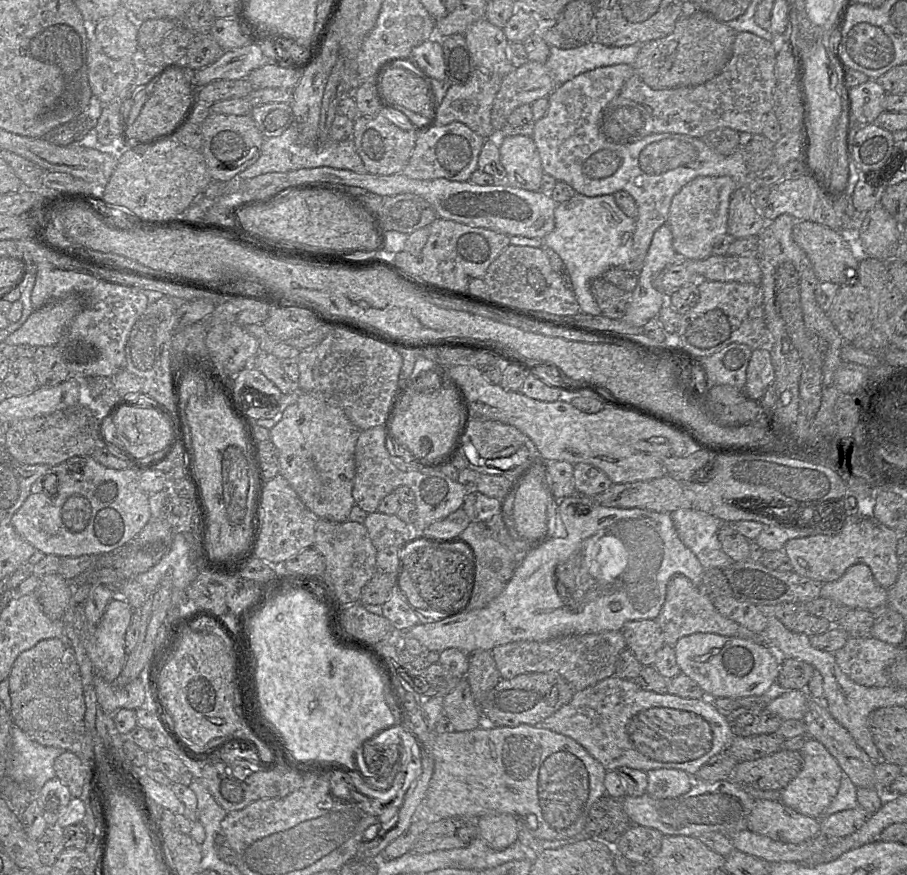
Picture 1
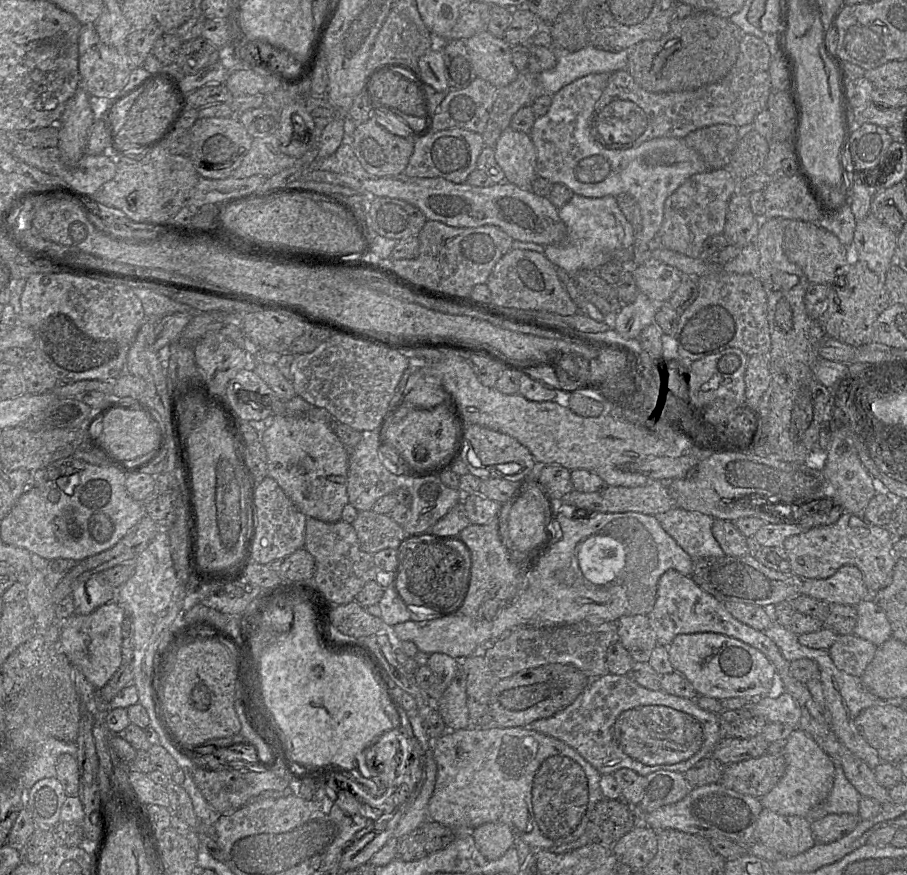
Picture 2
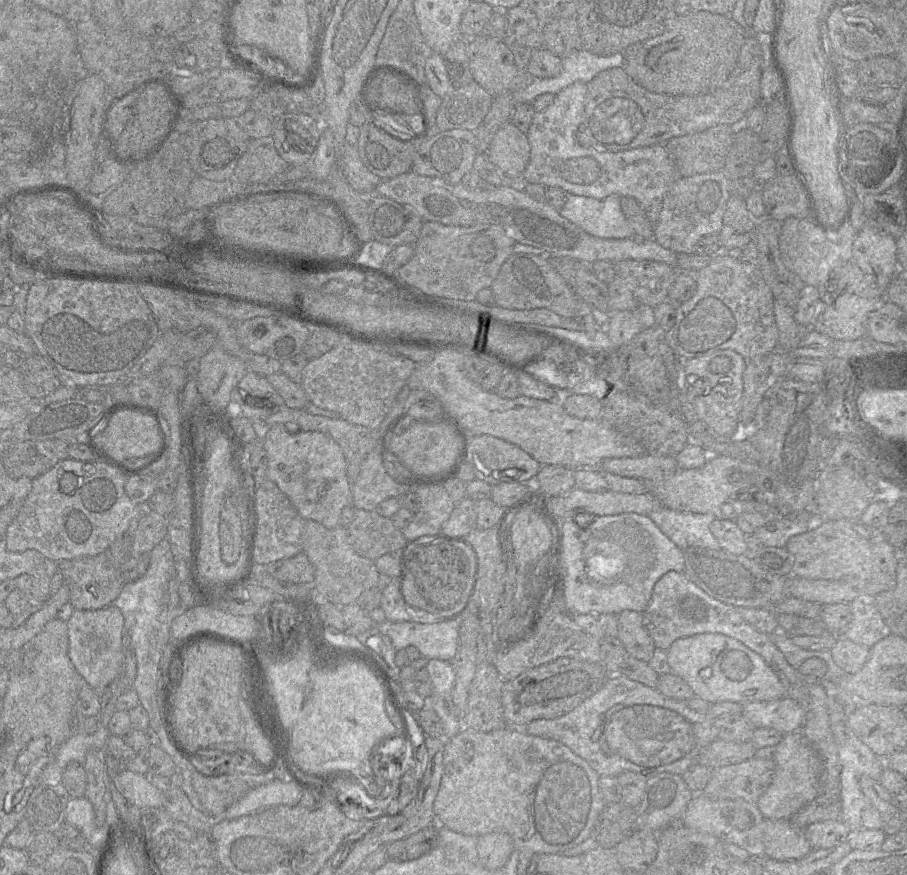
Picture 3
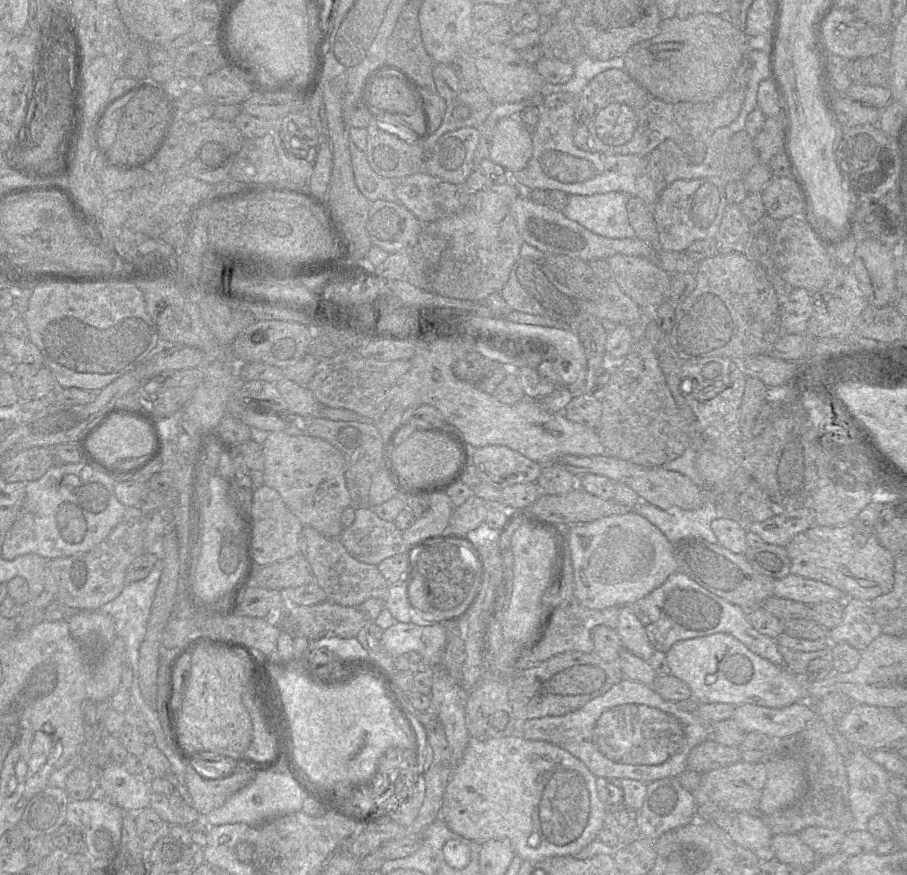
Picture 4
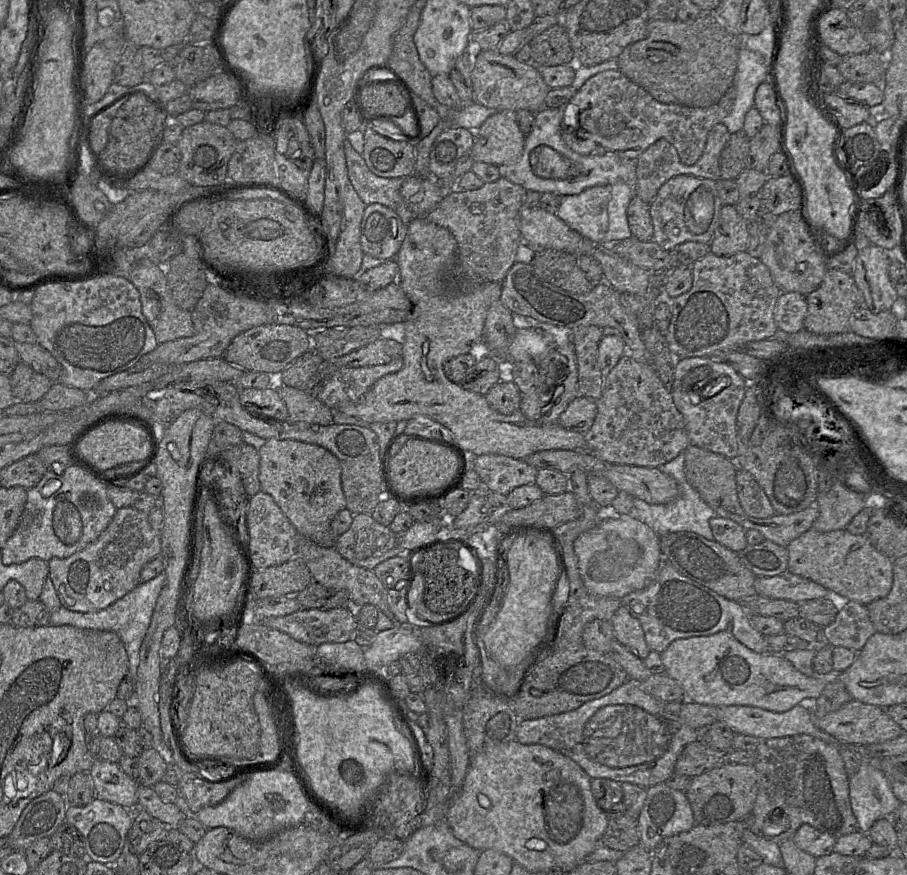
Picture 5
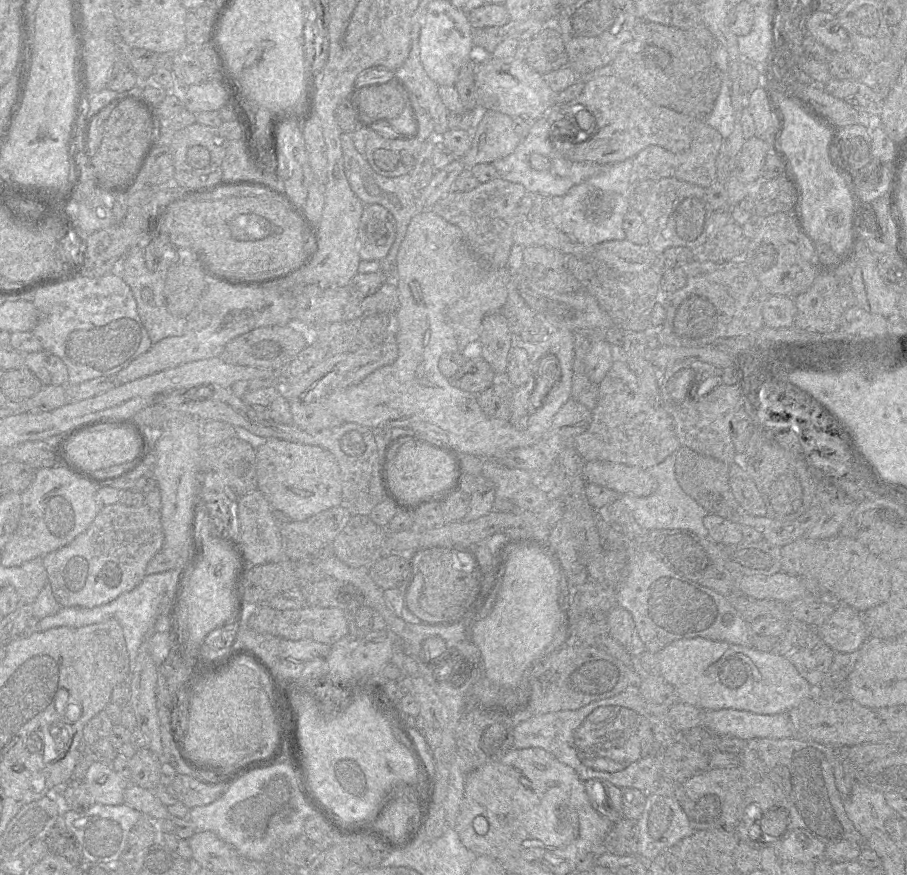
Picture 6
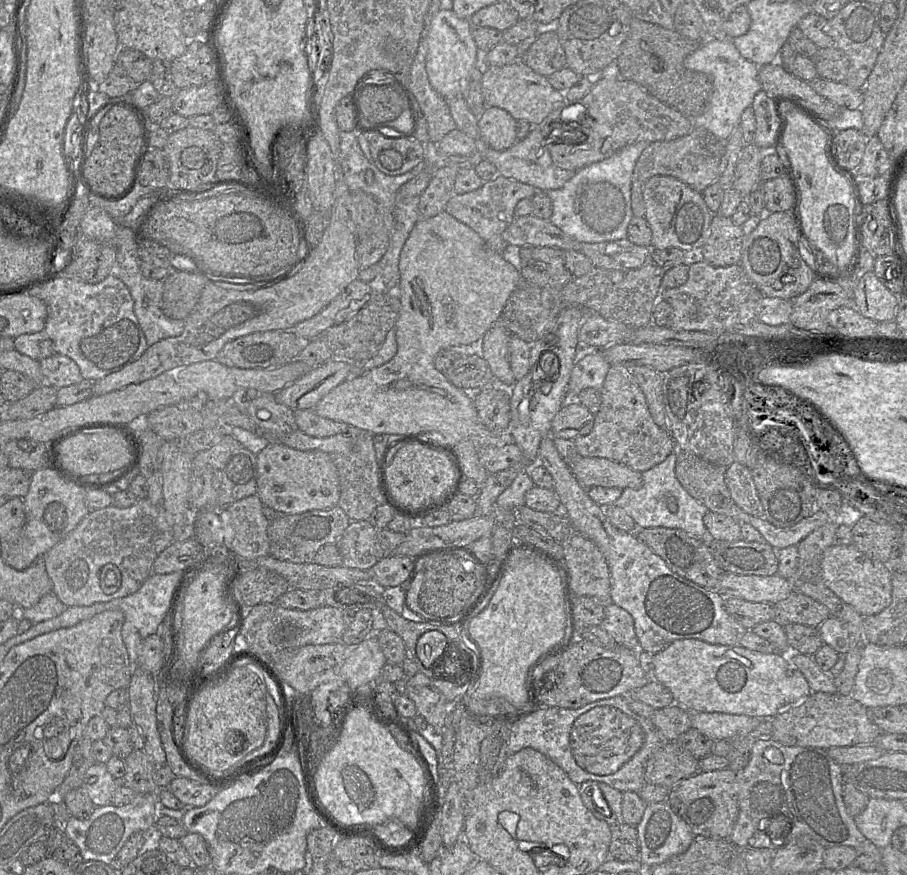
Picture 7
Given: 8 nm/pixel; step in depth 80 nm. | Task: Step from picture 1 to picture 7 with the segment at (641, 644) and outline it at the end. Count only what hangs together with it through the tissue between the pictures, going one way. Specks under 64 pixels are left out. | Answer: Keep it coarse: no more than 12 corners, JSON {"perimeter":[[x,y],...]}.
{"perimeter":[[608,603],[601,627],[617,645],[639,650],[634,619]]}

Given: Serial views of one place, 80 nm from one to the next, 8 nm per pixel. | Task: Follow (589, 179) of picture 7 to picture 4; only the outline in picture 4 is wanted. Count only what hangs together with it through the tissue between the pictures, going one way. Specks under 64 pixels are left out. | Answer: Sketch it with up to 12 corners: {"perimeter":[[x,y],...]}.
{"perimeter":[[622,192],[571,195],[562,213],[589,231],[633,238]]}

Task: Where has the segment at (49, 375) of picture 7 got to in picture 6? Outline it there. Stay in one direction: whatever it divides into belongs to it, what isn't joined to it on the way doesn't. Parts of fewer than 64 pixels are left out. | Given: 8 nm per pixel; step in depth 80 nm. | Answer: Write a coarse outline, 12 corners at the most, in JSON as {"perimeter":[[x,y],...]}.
{"perimeter":[[42,349],[24,354],[43,385],[67,386],[63,361]]}

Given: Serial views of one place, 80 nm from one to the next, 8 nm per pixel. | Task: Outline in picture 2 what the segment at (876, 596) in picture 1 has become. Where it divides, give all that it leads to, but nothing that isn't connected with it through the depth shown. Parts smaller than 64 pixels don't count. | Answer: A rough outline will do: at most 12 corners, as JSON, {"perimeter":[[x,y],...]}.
{"perimeter":[[844,565],[826,579],[803,580],[802,595],[832,605],[872,599],[862,572]]}

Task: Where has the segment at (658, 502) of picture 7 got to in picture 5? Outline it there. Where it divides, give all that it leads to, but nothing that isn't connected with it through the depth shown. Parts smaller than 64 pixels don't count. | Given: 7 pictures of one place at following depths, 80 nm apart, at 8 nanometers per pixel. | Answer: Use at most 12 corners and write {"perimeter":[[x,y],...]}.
{"perimeter":[[685,451],[657,467],[678,483],[665,504],[634,498],[629,516],[658,536],[694,532],[714,540],[716,515],[687,482]]}

